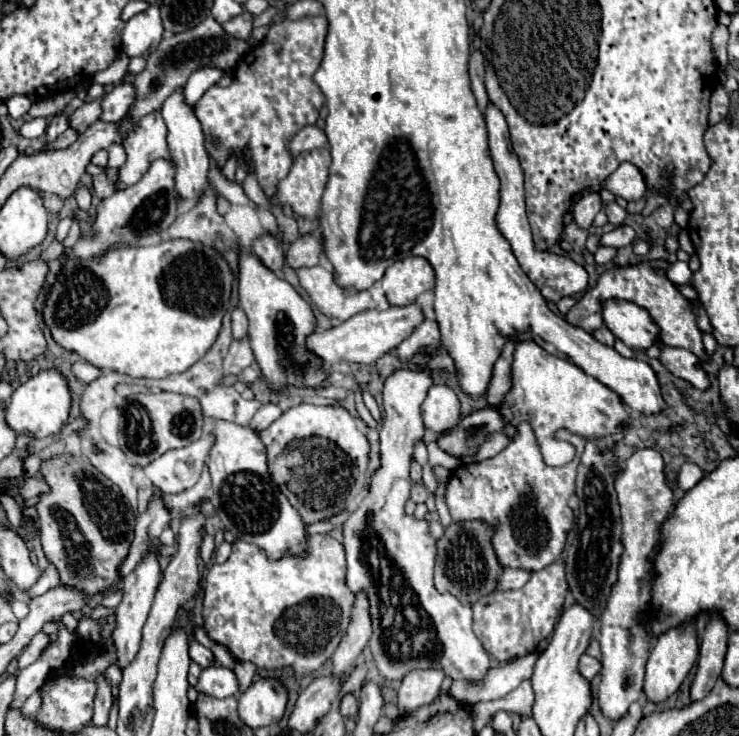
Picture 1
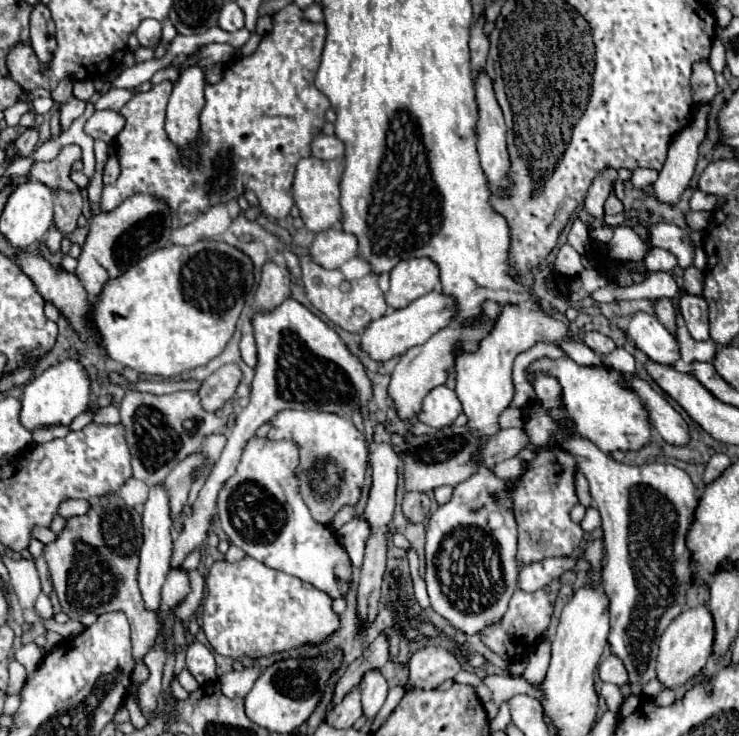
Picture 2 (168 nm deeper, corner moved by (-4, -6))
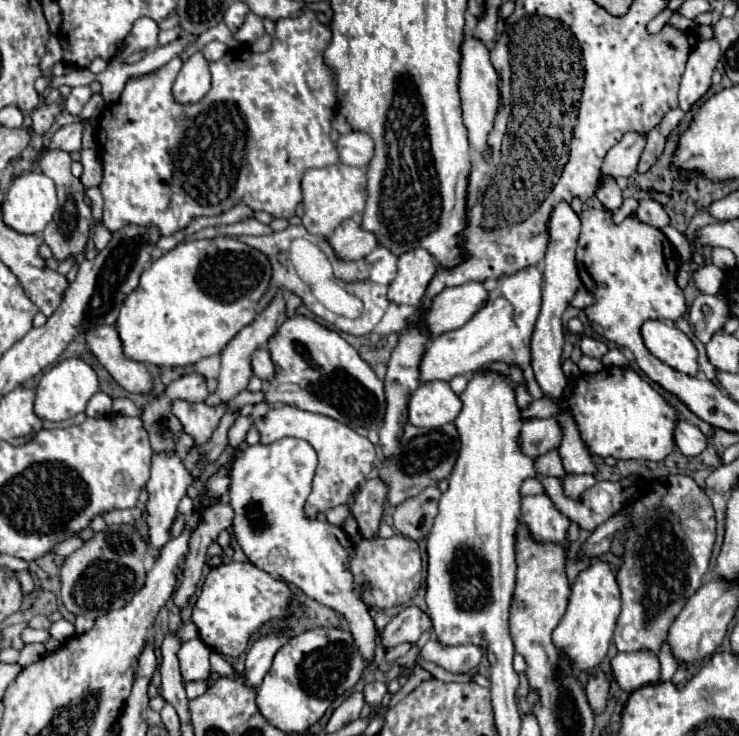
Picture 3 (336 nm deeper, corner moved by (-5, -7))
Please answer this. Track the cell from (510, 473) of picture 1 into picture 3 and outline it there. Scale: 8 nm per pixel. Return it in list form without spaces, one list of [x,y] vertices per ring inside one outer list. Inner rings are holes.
[[[539,494],[539,496],[525,496],[521,500],[521,522],[529,526],[531,534],[541,540],[541,542],[565,542],[567,538],[567,528],[569,528],[569,520],[553,506],[551,498],[547,494]]]

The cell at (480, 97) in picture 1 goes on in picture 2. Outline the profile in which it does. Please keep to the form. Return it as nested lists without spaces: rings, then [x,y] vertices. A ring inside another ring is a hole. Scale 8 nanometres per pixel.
[[[480,17],[478,23],[472,25],[470,31],[470,53],[472,53],[472,77],[474,81],[478,79],[478,73],[484,71],[486,67],[486,55],[488,55],[488,37],[482,31],[484,25],[484,17]]]

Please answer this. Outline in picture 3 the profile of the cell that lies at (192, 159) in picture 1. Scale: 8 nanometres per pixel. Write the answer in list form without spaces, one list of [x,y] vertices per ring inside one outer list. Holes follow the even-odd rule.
[[[195,52],[183,62],[181,72],[173,84],[175,100],[181,104],[195,104],[199,102],[211,88],[211,74],[209,62],[201,52]]]

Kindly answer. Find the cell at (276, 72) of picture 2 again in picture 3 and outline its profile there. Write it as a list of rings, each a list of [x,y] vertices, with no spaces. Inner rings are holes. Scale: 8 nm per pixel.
[[[305,8],[301,16],[297,18],[283,18],[277,20],[275,24],[275,34],[273,34],[273,46],[271,50],[263,52],[263,54],[255,54],[249,50],[231,50],[227,52],[221,60],[211,62],[211,90],[205,94],[205,98],[197,104],[179,104],[173,98],[171,86],[173,80],[179,72],[179,58],[173,58],[171,62],[167,62],[165,66],[161,66],[159,70],[139,76],[139,78],[131,78],[119,98],[119,102],[109,104],[103,114],[99,116],[97,122],[97,140],[101,144],[101,158],[103,158],[103,180],[99,184],[99,190],[103,194],[103,226],[111,232],[121,230],[123,226],[129,224],[137,224],[137,226],[155,226],[159,230],[161,236],[171,236],[177,230],[183,230],[193,218],[199,216],[219,216],[221,212],[233,208],[235,204],[245,204],[251,210],[263,210],[269,212],[275,218],[291,218],[295,216],[295,208],[297,204],[303,200],[301,196],[301,180],[305,170],[309,168],[323,168],[323,166],[331,166],[339,162],[339,152],[335,148],[335,142],[329,138],[331,132],[331,116],[335,114],[335,106],[337,106],[337,96],[335,96],[335,72],[325,64],[323,60],[323,52],[331,42],[331,28],[319,24],[319,20],[315,18],[315,12]]]

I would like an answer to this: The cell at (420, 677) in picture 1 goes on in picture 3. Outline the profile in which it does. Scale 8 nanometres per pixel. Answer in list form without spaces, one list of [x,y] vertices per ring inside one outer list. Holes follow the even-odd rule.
[[[431,638],[423,648],[421,648],[421,656],[425,660],[431,660],[439,666],[443,666],[449,672],[471,672],[473,668],[479,666],[481,658],[483,658],[483,648],[477,644],[465,644],[465,646],[451,646],[451,648],[443,648],[441,644],[437,644],[435,638]]]

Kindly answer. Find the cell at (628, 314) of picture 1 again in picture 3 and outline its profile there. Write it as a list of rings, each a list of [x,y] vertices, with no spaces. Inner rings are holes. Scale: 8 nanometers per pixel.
[[[647,320],[641,332],[645,346],[653,356],[683,374],[697,376],[697,348],[675,324],[663,320]]]

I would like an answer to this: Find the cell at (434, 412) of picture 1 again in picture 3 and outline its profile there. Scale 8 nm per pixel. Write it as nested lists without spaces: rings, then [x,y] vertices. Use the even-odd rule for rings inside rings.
[[[435,380],[435,382],[421,382],[415,394],[411,394],[409,400],[409,422],[419,428],[439,428],[457,418],[461,412],[461,400],[459,396],[449,388],[449,382]]]

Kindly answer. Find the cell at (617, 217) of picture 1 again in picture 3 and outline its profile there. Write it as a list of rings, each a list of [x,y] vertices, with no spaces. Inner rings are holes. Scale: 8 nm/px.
[[[601,174],[595,196],[601,200],[601,204],[603,204],[607,210],[617,210],[617,208],[621,208],[621,202],[623,202],[623,198],[621,198],[621,188],[619,188],[617,182],[615,182],[611,176],[607,176],[607,174]]]

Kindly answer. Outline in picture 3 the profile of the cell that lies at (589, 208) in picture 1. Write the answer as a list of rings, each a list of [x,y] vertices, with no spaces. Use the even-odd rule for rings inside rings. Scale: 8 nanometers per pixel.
[[[627,132],[627,134],[607,152],[601,172],[603,172],[603,174],[609,174],[609,176],[613,176],[613,178],[619,178],[619,176],[629,178],[629,176],[637,170],[641,152],[643,152],[643,148],[645,148],[645,142],[647,142],[647,134]]]

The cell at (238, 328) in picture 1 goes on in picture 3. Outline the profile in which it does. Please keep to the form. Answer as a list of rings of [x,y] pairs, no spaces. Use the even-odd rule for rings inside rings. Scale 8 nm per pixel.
[[[265,348],[253,352],[253,374],[261,378],[263,382],[269,382],[275,376],[275,366],[271,362],[271,356]]]

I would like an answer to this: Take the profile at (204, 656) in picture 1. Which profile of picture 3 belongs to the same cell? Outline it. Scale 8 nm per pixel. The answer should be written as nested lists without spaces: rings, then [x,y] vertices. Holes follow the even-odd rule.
[[[193,638],[181,644],[177,658],[185,682],[209,678],[209,654],[211,650],[203,644],[201,638]]]

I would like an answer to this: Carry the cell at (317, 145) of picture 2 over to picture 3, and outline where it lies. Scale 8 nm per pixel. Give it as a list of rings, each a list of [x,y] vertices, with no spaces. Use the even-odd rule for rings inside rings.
[[[349,132],[337,140],[341,162],[347,166],[367,168],[373,154],[373,142],[367,132]]]

